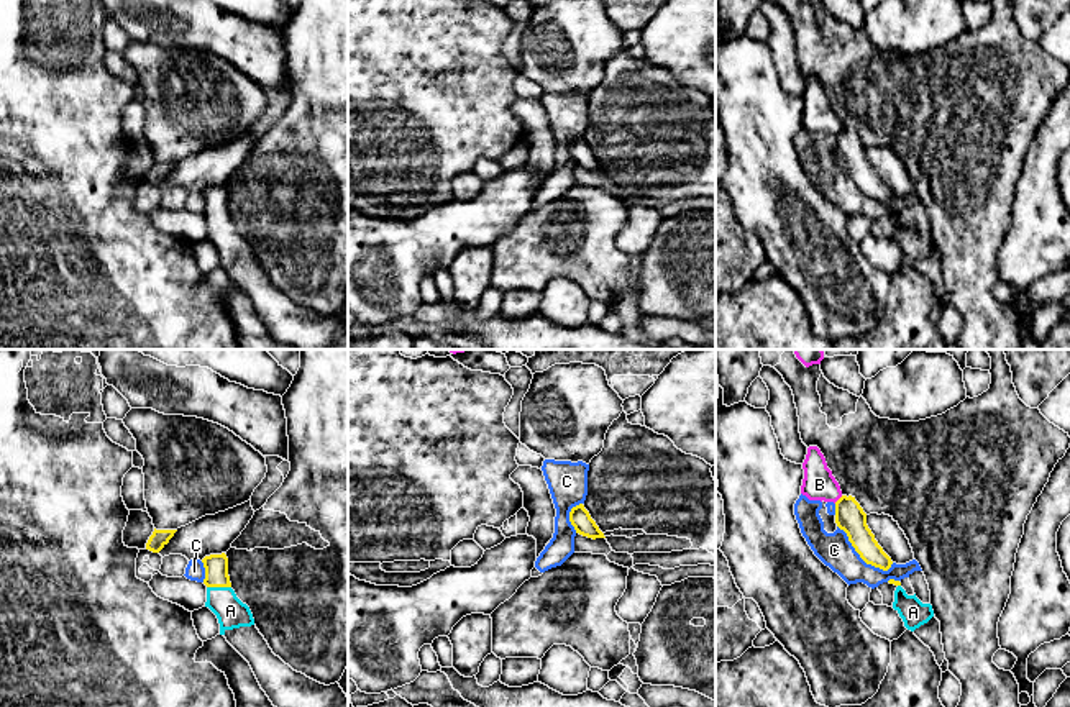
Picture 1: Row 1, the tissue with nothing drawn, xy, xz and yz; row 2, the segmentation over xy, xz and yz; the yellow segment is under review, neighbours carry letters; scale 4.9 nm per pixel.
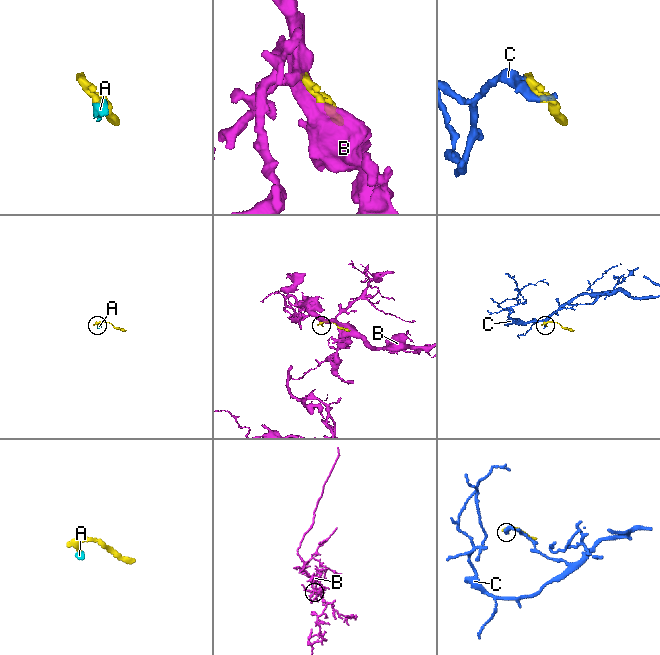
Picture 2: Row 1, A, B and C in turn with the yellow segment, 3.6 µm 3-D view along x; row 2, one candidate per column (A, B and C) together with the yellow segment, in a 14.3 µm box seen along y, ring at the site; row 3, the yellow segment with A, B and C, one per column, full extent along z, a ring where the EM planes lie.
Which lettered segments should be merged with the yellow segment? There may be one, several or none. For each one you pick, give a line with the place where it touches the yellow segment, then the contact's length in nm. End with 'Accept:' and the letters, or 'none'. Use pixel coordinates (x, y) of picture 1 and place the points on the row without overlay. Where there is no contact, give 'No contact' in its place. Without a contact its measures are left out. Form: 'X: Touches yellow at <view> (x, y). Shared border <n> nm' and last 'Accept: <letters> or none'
A: Touches yellow at xy (219, 218). Shared border 120 nm
Accept: A

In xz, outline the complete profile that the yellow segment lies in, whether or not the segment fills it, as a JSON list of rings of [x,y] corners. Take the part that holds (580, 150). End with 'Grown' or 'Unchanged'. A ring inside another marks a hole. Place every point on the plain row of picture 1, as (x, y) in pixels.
[[[583,136],[571,141],[569,154],[574,159],[576,166],[583,169],[588,169],[592,172],[606,171]]]. Unchanged

